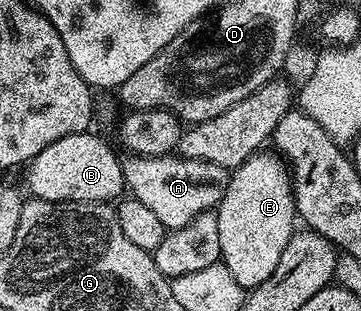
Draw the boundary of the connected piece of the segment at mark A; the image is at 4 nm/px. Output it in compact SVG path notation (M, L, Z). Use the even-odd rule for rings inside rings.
M131 154L123 160L123 183L134 199L141 201L167 227L180 228L197 214L217 209L226 192L228 169L213 162L191 160L187 156L140 156Z

